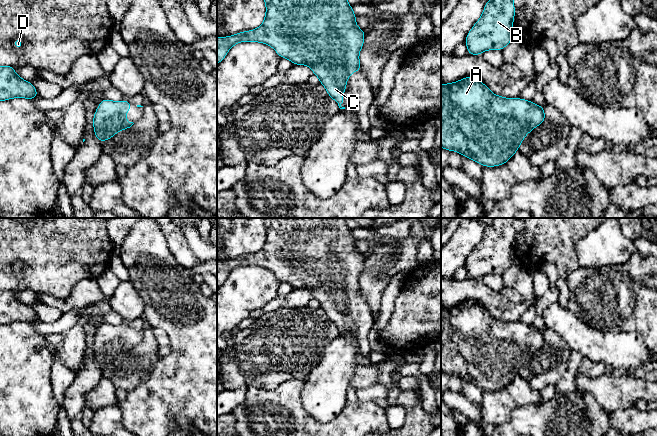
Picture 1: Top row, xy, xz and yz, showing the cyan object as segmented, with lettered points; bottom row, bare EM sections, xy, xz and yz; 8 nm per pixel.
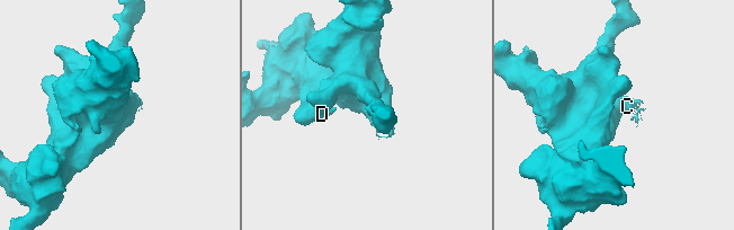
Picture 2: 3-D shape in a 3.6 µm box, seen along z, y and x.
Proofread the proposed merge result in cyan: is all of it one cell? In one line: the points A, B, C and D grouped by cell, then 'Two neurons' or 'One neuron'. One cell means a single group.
Groups: A B C D. One neuron

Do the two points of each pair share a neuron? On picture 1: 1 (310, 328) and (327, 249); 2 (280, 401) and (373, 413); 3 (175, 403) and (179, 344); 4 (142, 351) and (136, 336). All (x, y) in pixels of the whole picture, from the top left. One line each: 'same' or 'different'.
1: different
2: same
3: same
4: different

